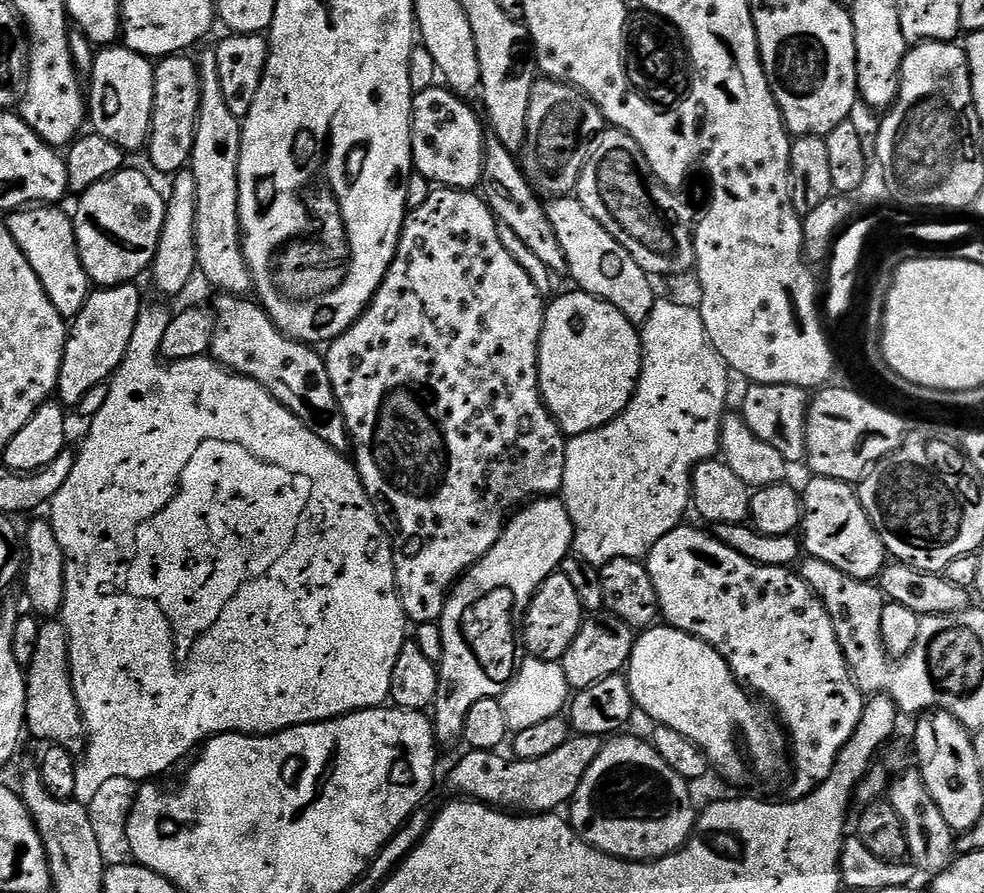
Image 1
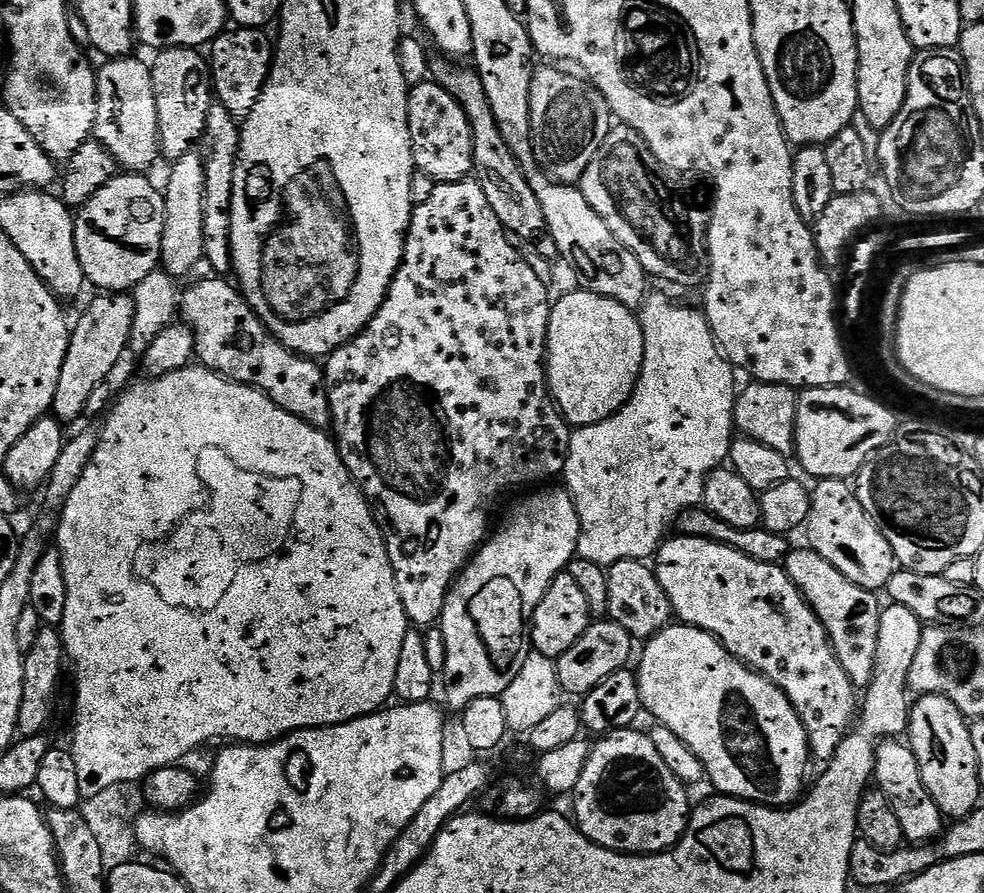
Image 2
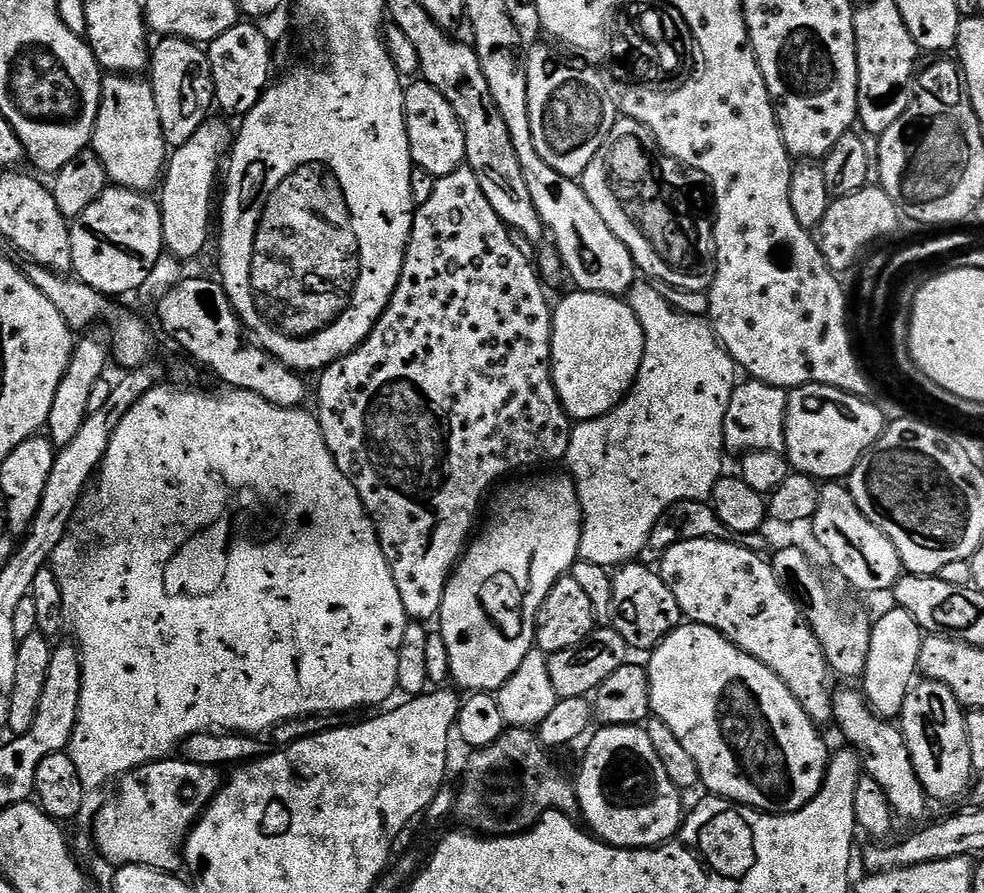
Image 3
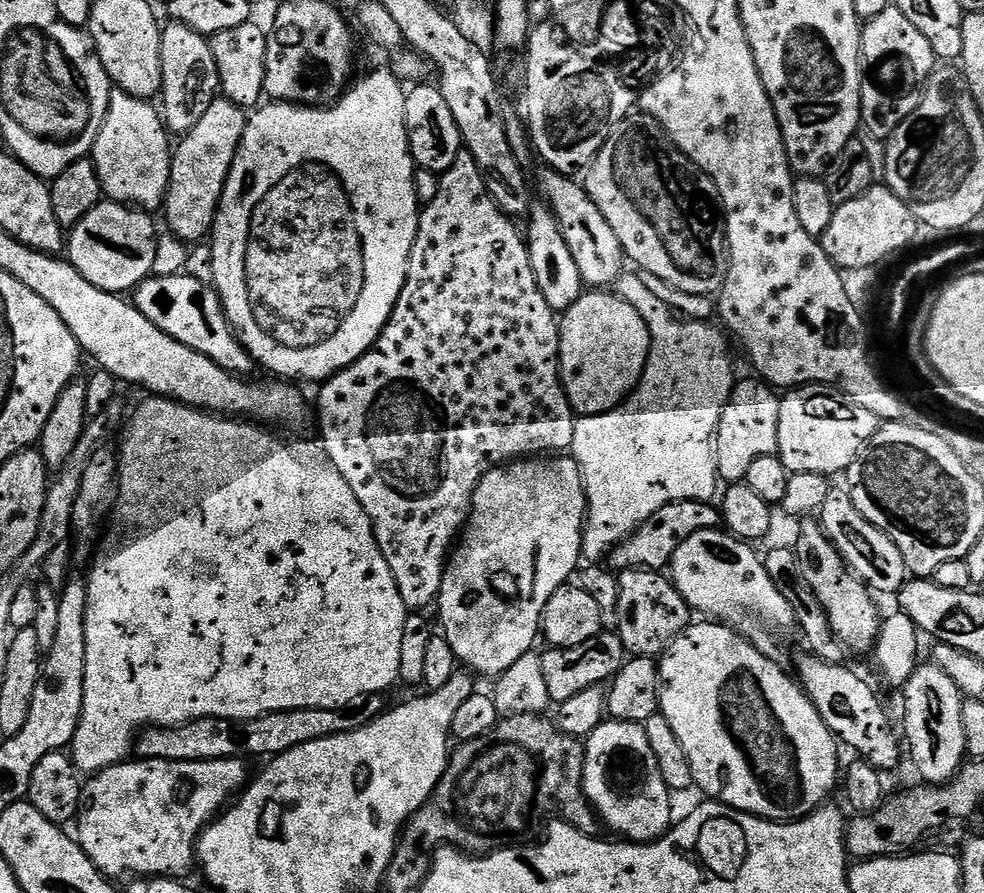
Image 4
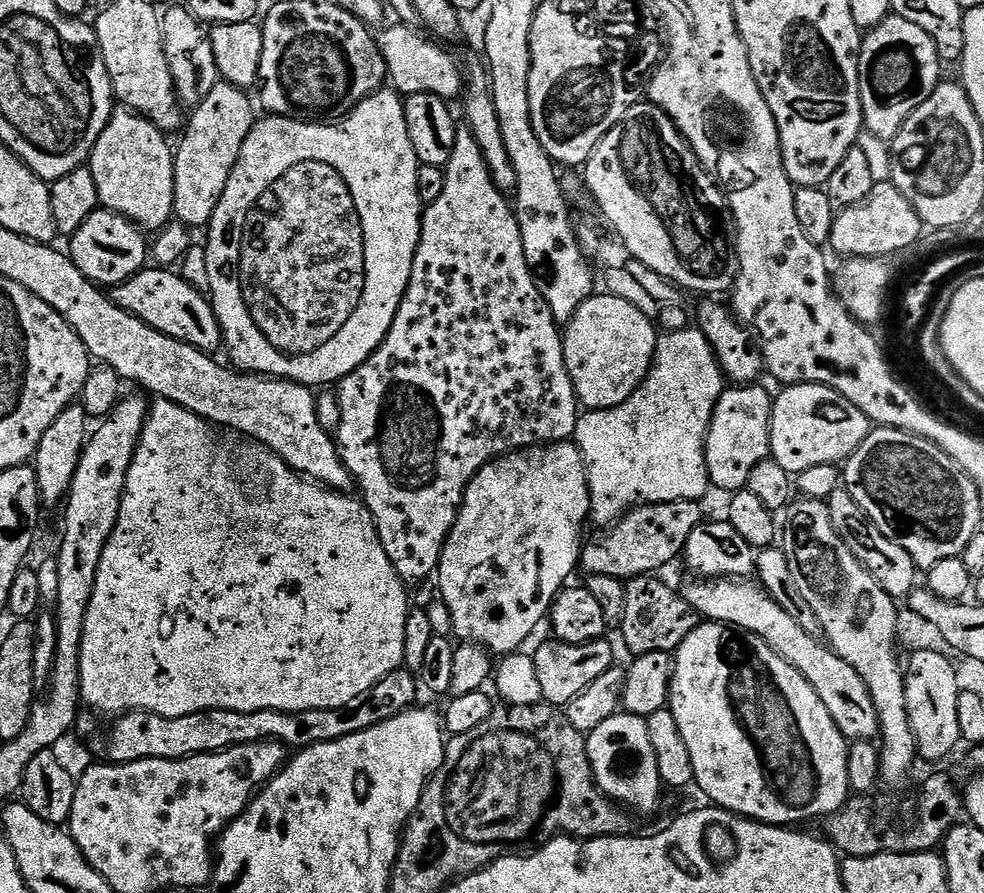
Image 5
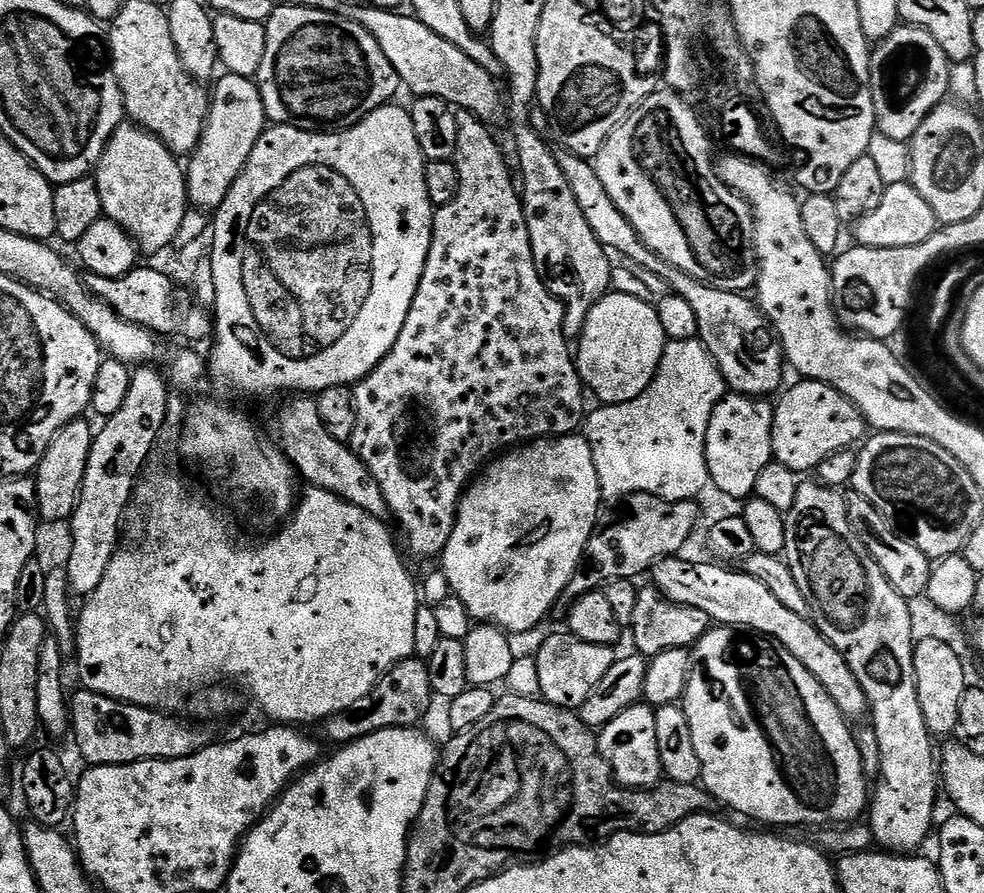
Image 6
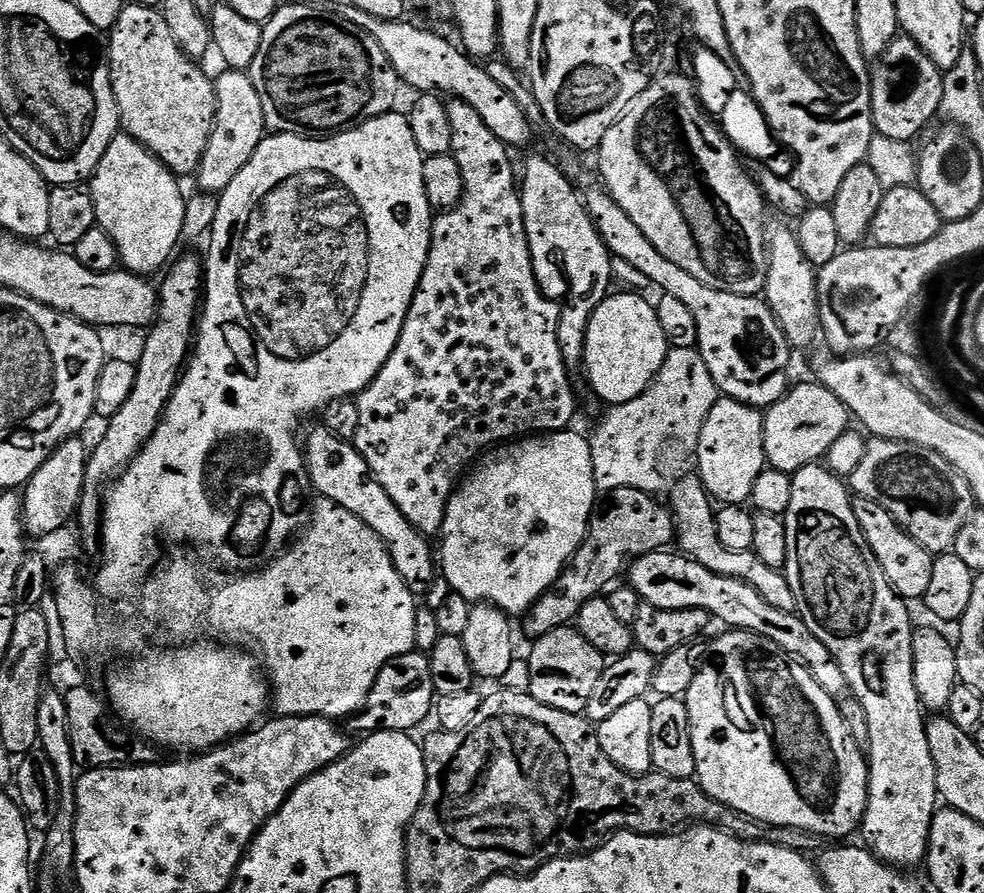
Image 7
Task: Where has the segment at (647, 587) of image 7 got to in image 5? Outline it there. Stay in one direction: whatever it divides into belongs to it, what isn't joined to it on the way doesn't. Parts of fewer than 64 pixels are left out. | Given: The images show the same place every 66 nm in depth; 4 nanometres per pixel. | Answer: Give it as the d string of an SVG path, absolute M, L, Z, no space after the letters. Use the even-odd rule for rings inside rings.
M700 578L697 584L688 584L682 588L682 595L694 610L700 613L705 621L727 624L733 628L743 628L745 632L758 634L775 650L790 666L794 666L804 675L806 682L814 686L818 698L822 698L822 706L830 710L830 718L842 730L849 742L875 741L880 731L878 714L874 710L874 702L870 698L870 690L866 682L843 658L833 652L823 639L806 634L769 592L744 578Z

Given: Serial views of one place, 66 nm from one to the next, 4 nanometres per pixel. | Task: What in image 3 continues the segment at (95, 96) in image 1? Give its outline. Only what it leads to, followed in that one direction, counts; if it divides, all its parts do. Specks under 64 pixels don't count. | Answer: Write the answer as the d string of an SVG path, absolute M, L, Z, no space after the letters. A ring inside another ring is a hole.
M132 74L103 77L100 109L90 148L98 154L102 166L106 166L108 179L115 187L148 194L161 183L170 148L164 142L152 85L147 79L140 79L144 78Z

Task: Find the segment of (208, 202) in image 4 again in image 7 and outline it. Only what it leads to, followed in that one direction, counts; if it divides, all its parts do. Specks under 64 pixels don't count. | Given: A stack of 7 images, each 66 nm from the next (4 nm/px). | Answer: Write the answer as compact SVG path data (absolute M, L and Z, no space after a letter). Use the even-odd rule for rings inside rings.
M224 70L220 77L218 75L215 77L214 83L216 85L216 117L212 123L212 133L206 142L206 150L200 159L200 167L194 173L194 180L200 183L199 191L204 194L224 192L226 186L230 186L230 182L238 178L242 166L246 166L250 158L254 158L254 150L258 150L258 146L266 135L262 98L258 98L258 90L254 86L251 75L244 70Z

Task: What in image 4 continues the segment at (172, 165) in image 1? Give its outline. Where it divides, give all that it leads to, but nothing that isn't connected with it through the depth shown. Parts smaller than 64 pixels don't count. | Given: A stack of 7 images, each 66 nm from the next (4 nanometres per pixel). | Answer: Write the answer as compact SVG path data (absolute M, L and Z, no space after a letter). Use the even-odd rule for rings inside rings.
M165 23L160 34L160 65L162 82L158 100L162 105L164 127L172 134L194 130L194 126L198 126L202 119L202 114L210 110L220 92L218 66L214 62L209 37L185 24Z

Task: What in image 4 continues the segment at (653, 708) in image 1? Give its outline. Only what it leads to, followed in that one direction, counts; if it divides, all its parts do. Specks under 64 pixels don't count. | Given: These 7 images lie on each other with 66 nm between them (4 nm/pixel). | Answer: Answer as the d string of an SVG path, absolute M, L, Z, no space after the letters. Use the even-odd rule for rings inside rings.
M693 622L688 625L688 629L666 649L658 660L658 680L660 707L659 715L670 722L670 727L674 734L678 734L678 742L682 742L682 750L686 750L686 758L690 762L690 770L696 779L695 787L701 788L705 792L709 801L717 804L725 804L739 812L749 812L751 816L762 816L765 820L778 820L781 822L791 822L802 820L811 812L815 812L829 799L828 796L836 788L836 779L838 781L842 776L842 764L840 768L839 752L842 752L841 745L832 731L822 722L814 702L810 699L807 692L795 679L793 681L782 669L776 660L766 658L760 653L751 642L744 636L741 636L735 628L723 622L708 622L712 624L699 624Z

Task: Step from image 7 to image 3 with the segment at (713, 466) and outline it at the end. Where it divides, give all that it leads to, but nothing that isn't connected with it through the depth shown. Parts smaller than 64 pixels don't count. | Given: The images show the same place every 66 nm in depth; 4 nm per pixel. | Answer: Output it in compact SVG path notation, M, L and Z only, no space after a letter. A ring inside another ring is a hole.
M751 378L737 383L730 398L730 406L726 406L726 422L724 423L724 447L729 453L747 454L749 452L784 452L786 442L786 410L788 409L788 392L782 388L775 388L761 380Z

